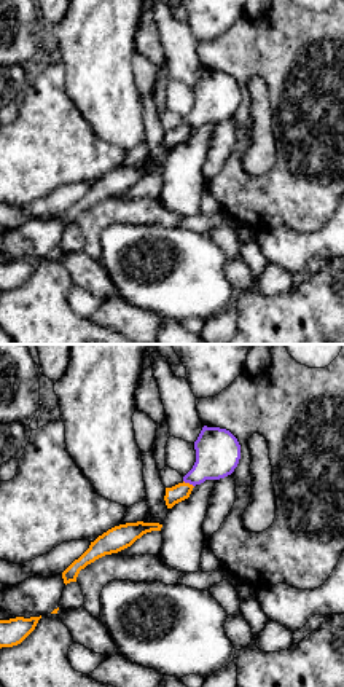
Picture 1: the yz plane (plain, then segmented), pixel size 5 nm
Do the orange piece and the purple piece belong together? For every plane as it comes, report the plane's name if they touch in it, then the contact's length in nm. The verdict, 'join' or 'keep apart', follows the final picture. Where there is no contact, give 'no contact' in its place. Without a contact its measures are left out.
yz | 70 nm

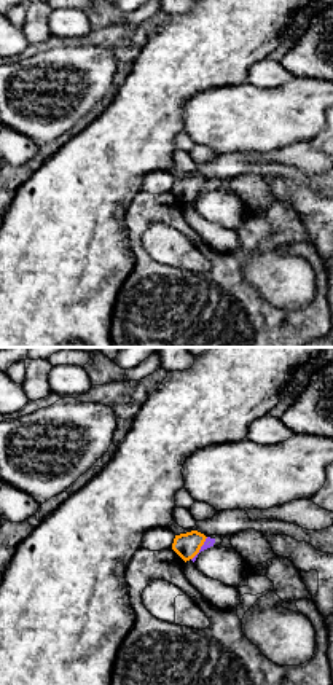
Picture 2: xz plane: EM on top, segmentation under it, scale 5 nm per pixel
xz | 150 nm

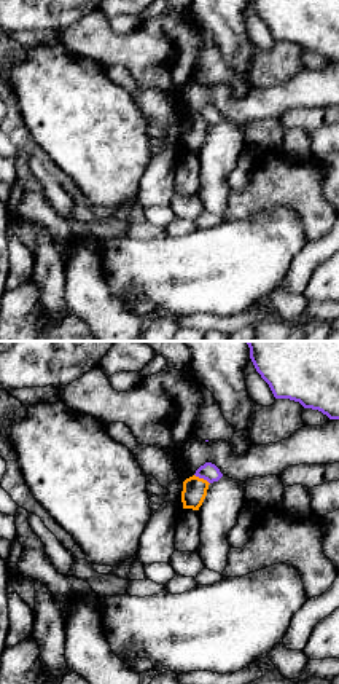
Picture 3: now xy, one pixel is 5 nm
xy | 90 nm

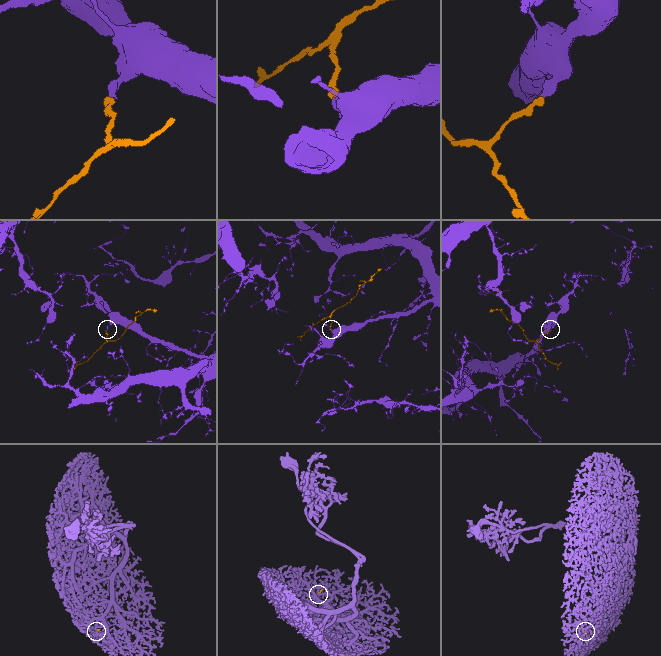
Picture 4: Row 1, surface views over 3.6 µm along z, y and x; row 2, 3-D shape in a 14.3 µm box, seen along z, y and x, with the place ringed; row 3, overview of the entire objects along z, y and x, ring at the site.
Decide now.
keep apart

